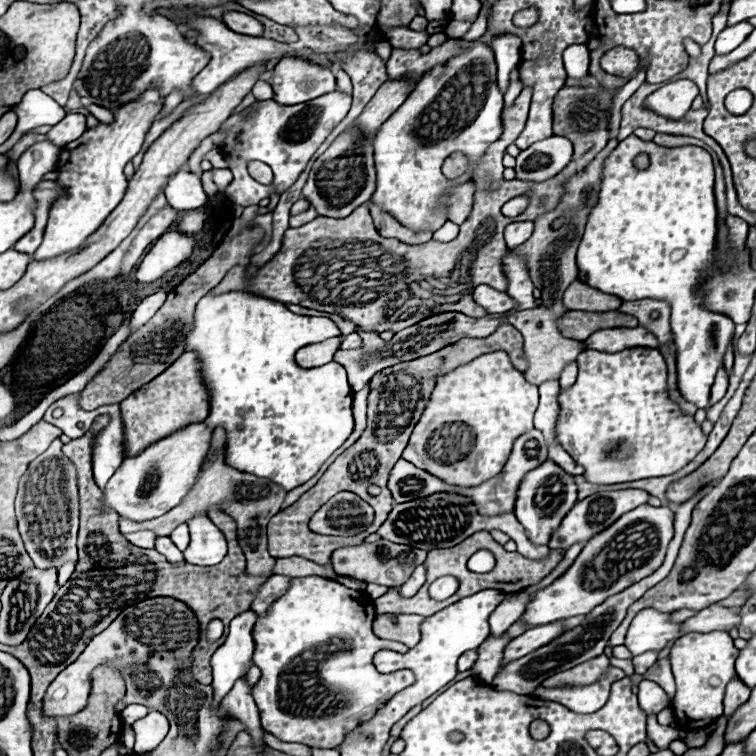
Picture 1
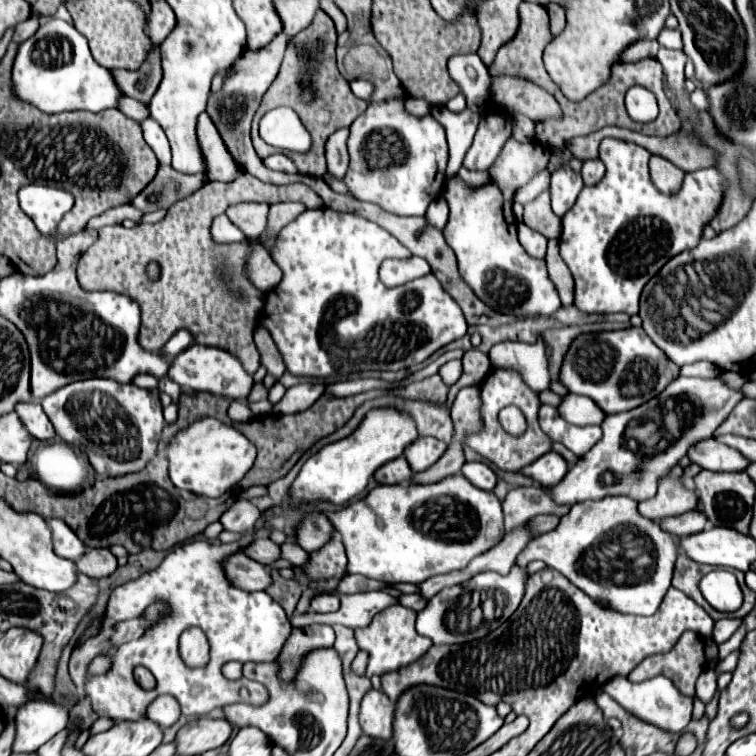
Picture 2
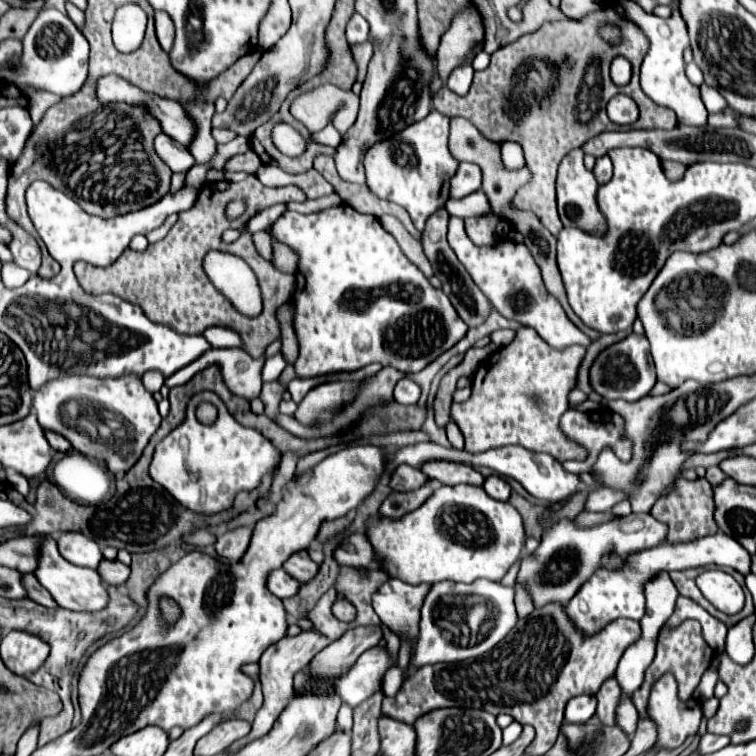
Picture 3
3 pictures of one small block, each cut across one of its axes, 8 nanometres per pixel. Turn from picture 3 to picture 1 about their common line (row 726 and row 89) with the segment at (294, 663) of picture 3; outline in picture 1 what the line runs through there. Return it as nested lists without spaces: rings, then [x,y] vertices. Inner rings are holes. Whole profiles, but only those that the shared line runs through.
[[[258,80],[258,82],[254,84],[254,88],[252,88],[252,94],[256,96],[256,100],[270,100],[270,98],[274,96],[274,92],[272,92],[270,84],[266,84],[264,80]]]

